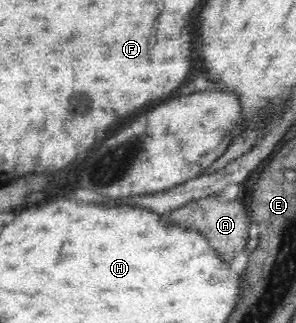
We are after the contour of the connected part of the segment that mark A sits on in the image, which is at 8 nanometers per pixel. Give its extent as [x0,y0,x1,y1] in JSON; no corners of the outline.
[166,196,250,264]

